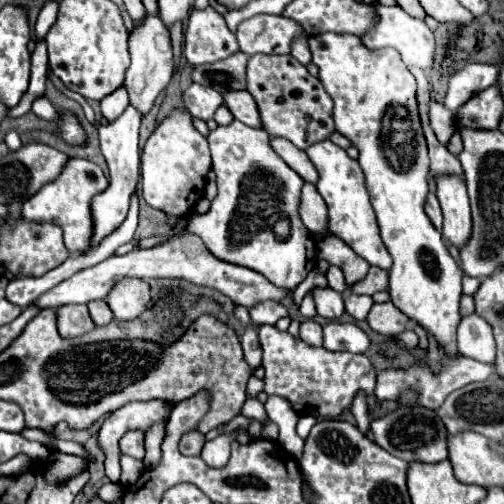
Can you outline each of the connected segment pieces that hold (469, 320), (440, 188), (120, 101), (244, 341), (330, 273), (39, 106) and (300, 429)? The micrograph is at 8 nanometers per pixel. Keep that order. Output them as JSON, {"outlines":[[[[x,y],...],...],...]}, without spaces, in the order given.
{"outlines":[[[[477,314],[465,316],[457,328],[457,348],[463,356],[475,358],[479,362],[493,362],[495,340],[489,324],[477,318]]],[[[443,176],[437,180],[437,198],[443,210],[443,240],[461,250],[469,242],[473,228],[467,186],[455,176]]],[[[121,86],[121,88],[117,88],[115,92],[111,92],[109,96],[105,96],[101,100],[101,112],[111,122],[111,120],[115,120],[125,110],[127,104],[129,104],[129,96],[127,96],[125,86]]],[[[247,328],[245,330],[245,334],[241,336],[241,346],[245,360],[255,370],[262,360],[262,348],[255,328]]],[[[331,266],[329,270],[327,270],[327,280],[329,280],[329,288],[333,288],[335,292],[345,292],[347,290],[347,284],[345,284],[345,276],[343,276],[343,272],[341,272],[341,268],[337,268],[337,266]]],[[[47,98],[35,100],[33,106],[31,106],[31,110],[35,112],[35,116],[39,116],[39,118],[43,118],[43,120],[51,120],[51,122],[57,120],[57,110],[53,108],[53,104],[51,104]]],[[[301,416],[299,424],[297,424],[297,434],[305,440],[305,436],[309,436],[309,432],[311,432],[311,428],[313,428],[315,422],[317,422],[315,416]]]]}

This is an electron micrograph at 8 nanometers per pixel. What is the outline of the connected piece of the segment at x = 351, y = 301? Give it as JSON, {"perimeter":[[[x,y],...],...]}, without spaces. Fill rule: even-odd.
{"perimeter":[[[345,292],[345,310],[355,318],[355,320],[365,320],[371,306],[375,304],[371,300],[371,296],[357,296],[357,294],[351,294],[351,292]]]}

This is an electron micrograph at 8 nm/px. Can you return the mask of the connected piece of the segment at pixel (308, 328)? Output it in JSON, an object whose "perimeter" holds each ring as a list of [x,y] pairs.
{"perimeter":[[[307,320],[301,324],[301,332],[299,338],[305,340],[311,346],[321,346],[323,344],[323,326],[315,320]]]}

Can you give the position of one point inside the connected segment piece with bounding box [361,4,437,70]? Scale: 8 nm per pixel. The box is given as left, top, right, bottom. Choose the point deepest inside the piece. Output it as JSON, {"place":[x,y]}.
{"place":[412,38]}

